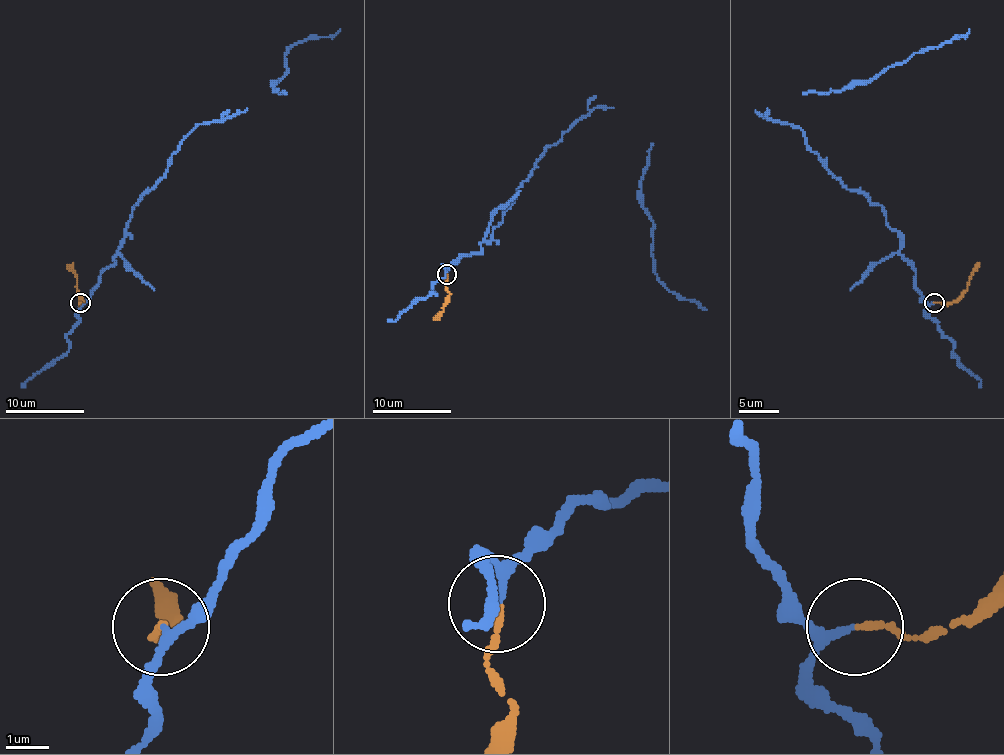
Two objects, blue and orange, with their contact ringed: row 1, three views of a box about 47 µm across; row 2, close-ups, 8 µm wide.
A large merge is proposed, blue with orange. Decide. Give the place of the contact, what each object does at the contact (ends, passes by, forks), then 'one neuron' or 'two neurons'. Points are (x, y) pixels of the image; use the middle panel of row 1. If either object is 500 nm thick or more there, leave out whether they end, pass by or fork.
place (447, 274); blue passes by; orange ends; one neuron

